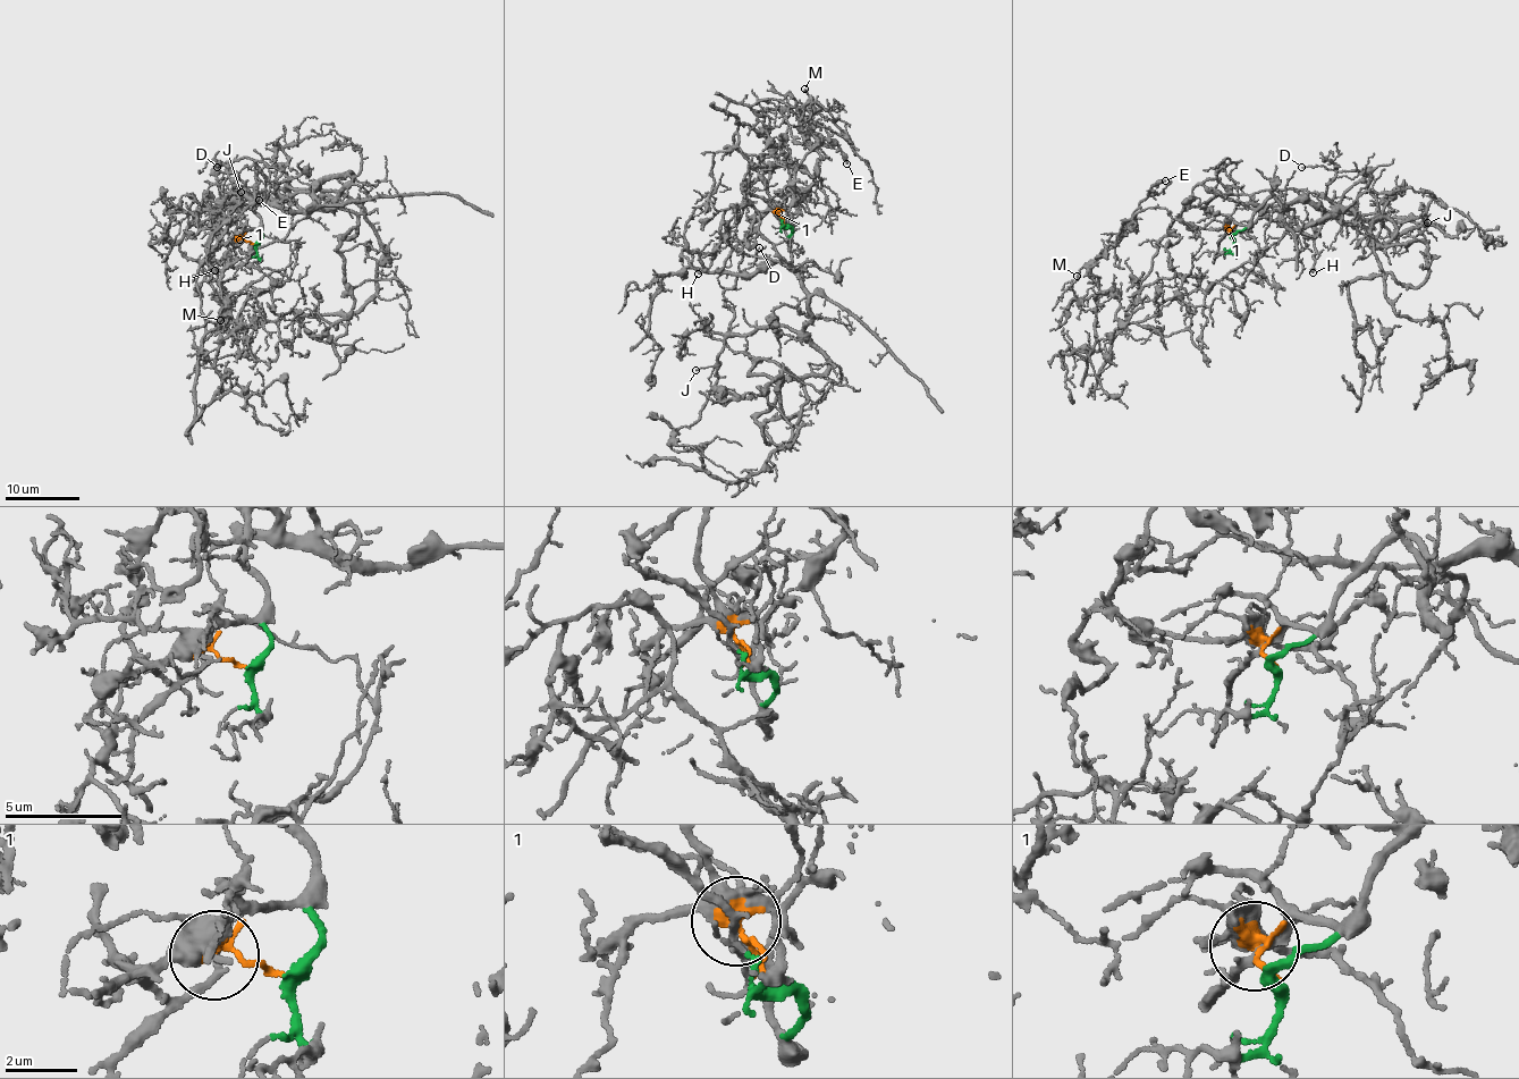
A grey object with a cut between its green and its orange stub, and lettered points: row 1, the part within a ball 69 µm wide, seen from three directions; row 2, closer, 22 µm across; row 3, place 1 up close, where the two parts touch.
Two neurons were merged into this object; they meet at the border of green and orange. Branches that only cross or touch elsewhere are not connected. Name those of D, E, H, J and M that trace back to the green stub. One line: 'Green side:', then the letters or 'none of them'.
Green side: D, H, J

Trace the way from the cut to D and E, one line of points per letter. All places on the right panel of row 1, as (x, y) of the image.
D: (1230, 237), (1274, 195), (1284, 221), (1294, 227), (1378, 213), (1368, 171), (1302, 167)
E: (1231, 236), (1173, 221), (1107, 362), (1096, 376), (1086, 372), (1096, 333), (1091, 268), (1165, 180)

